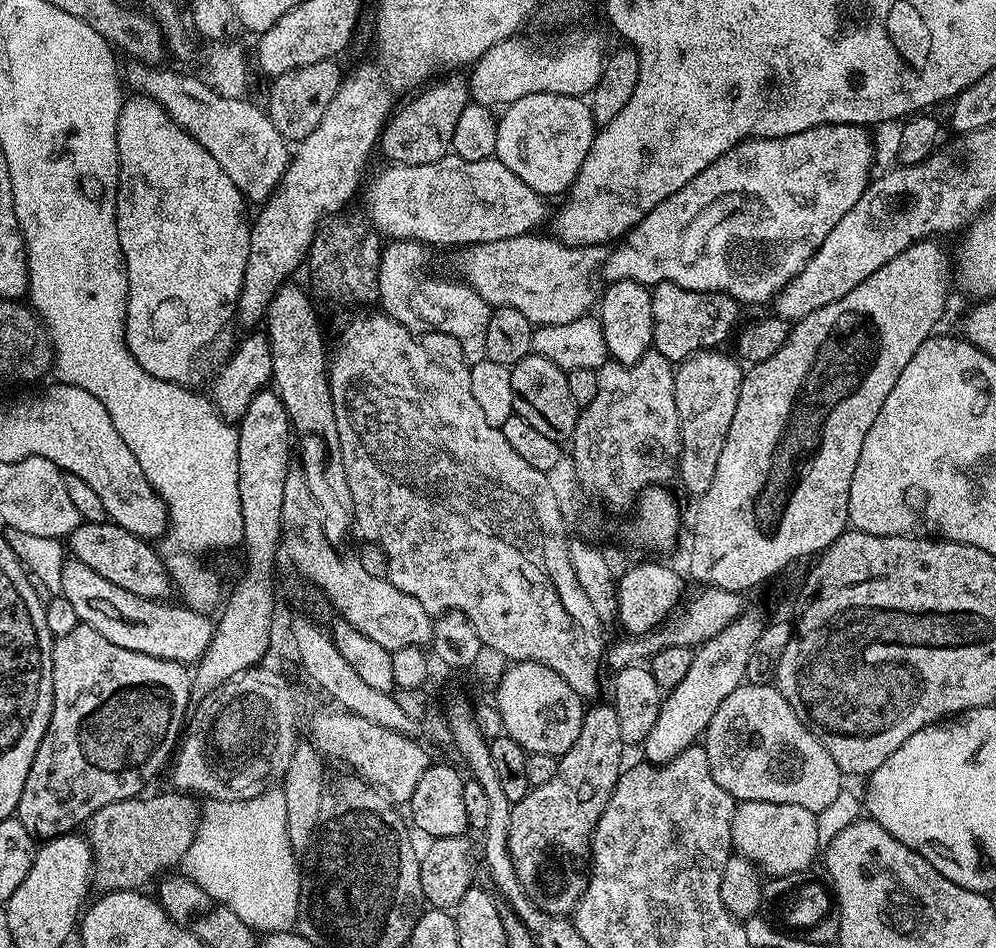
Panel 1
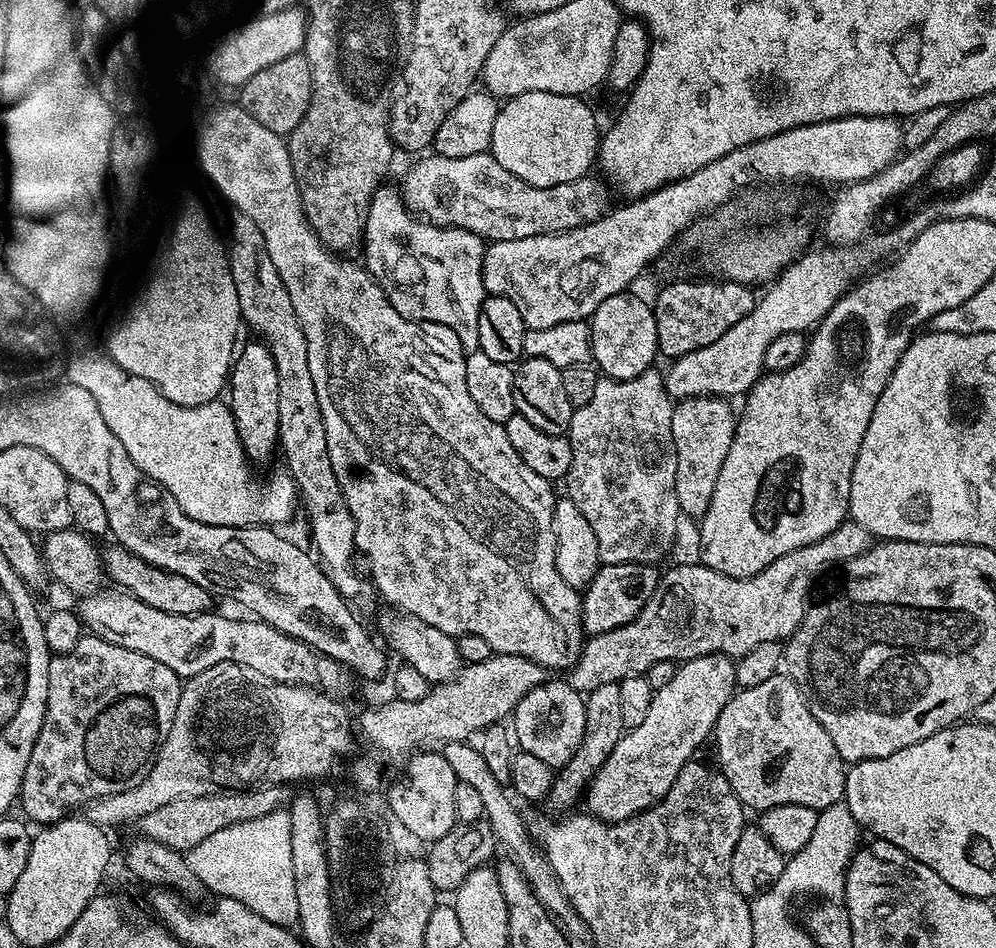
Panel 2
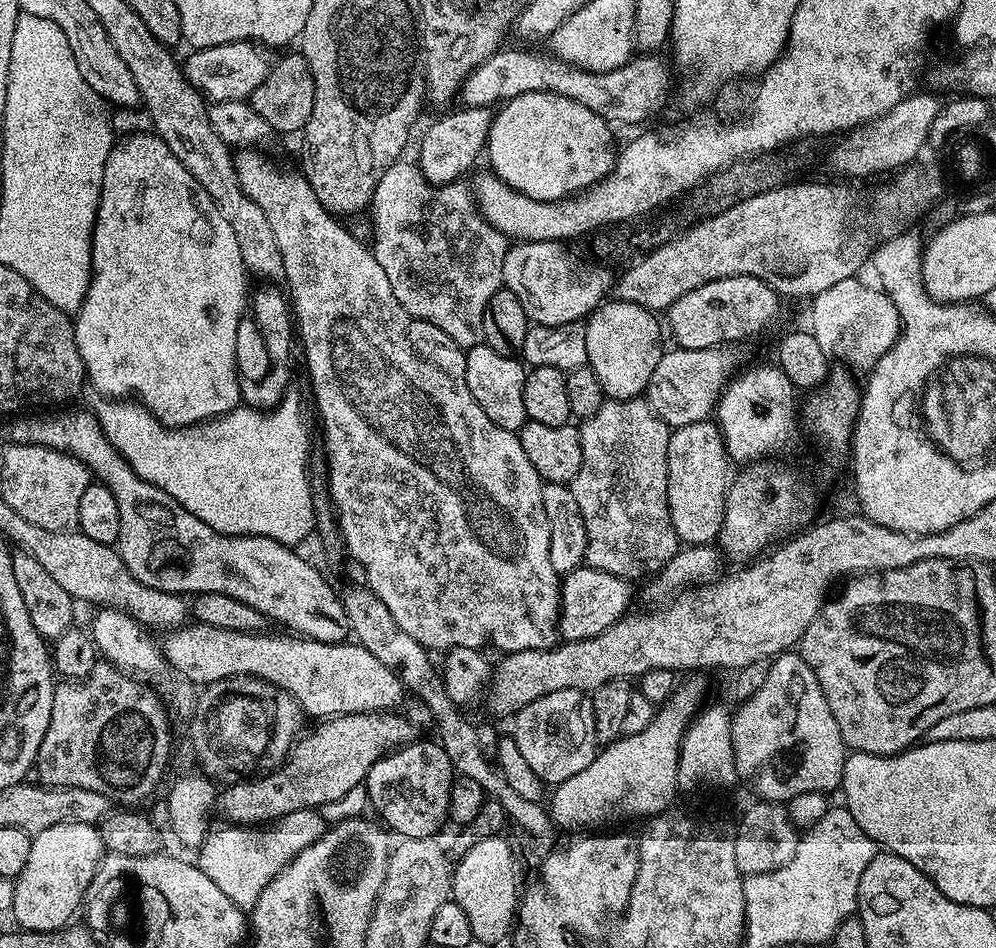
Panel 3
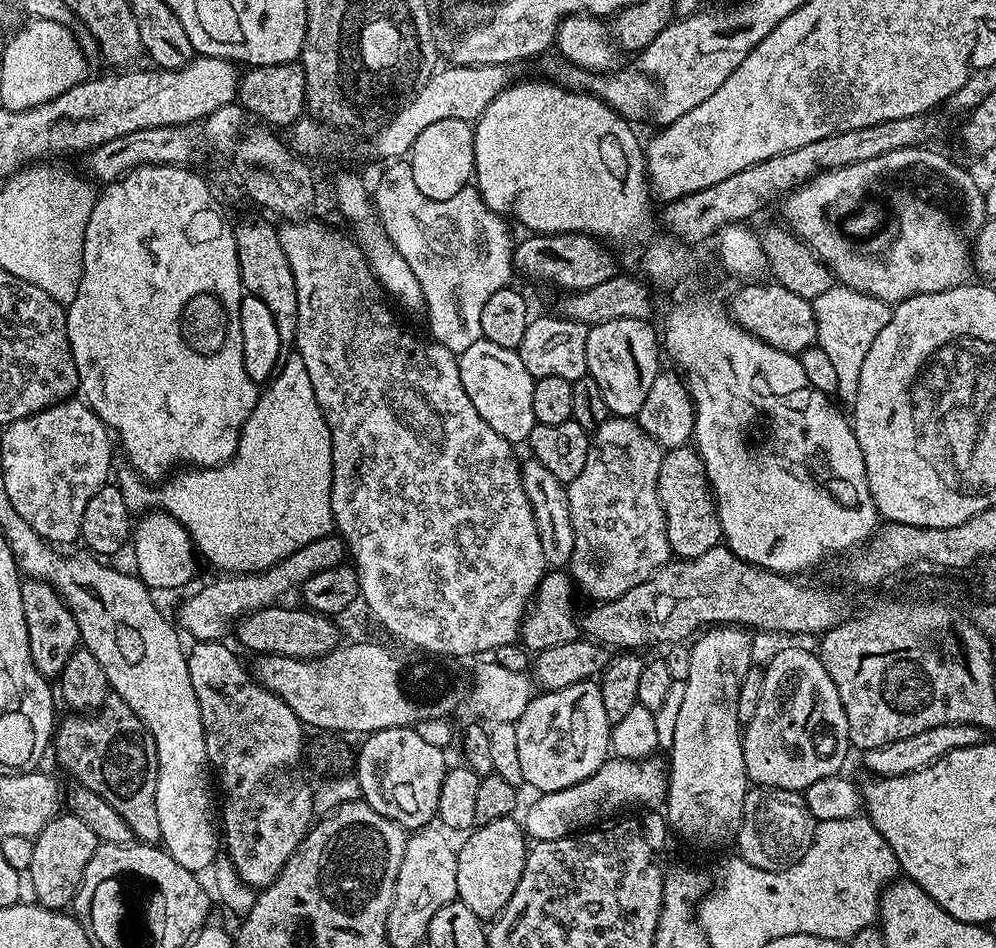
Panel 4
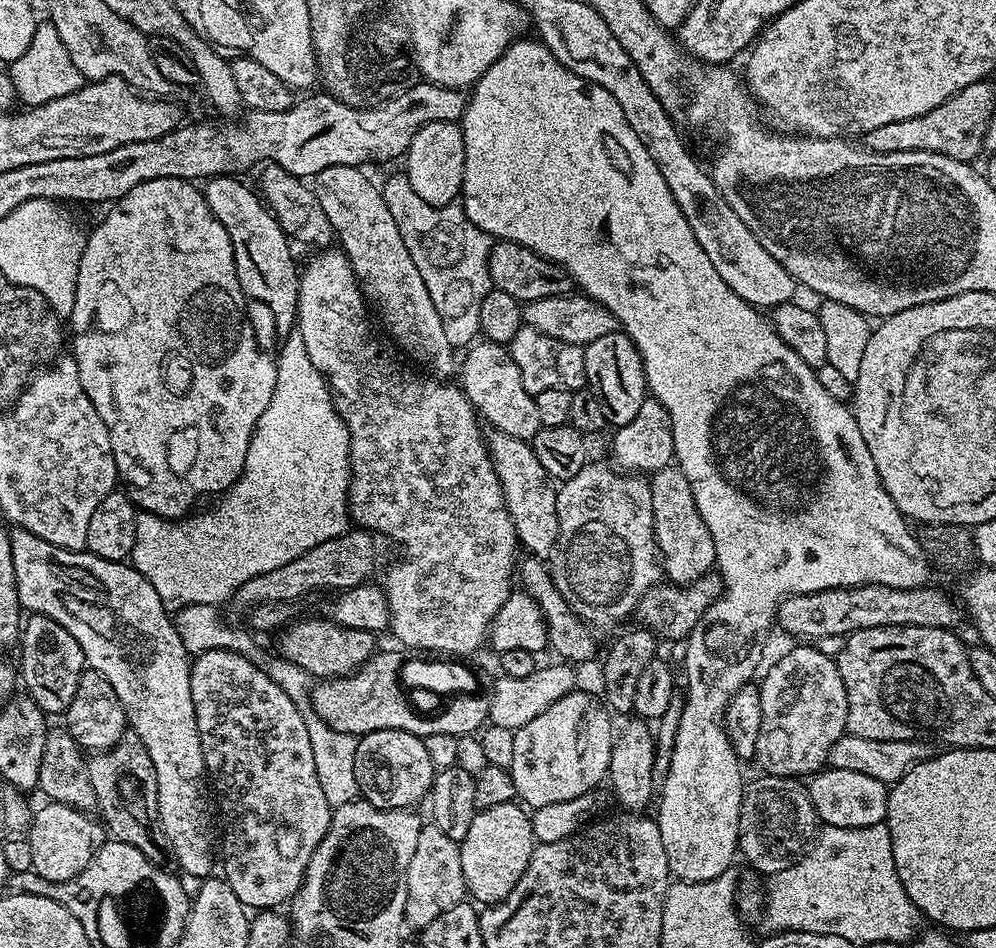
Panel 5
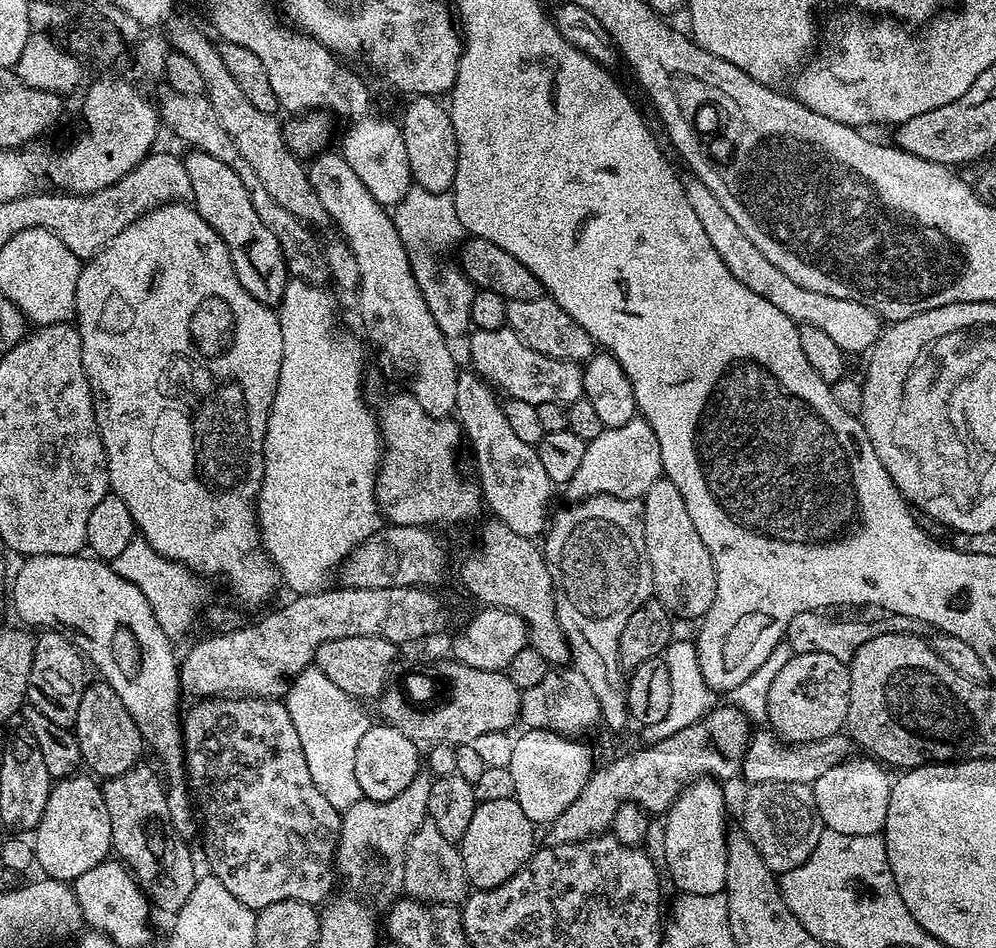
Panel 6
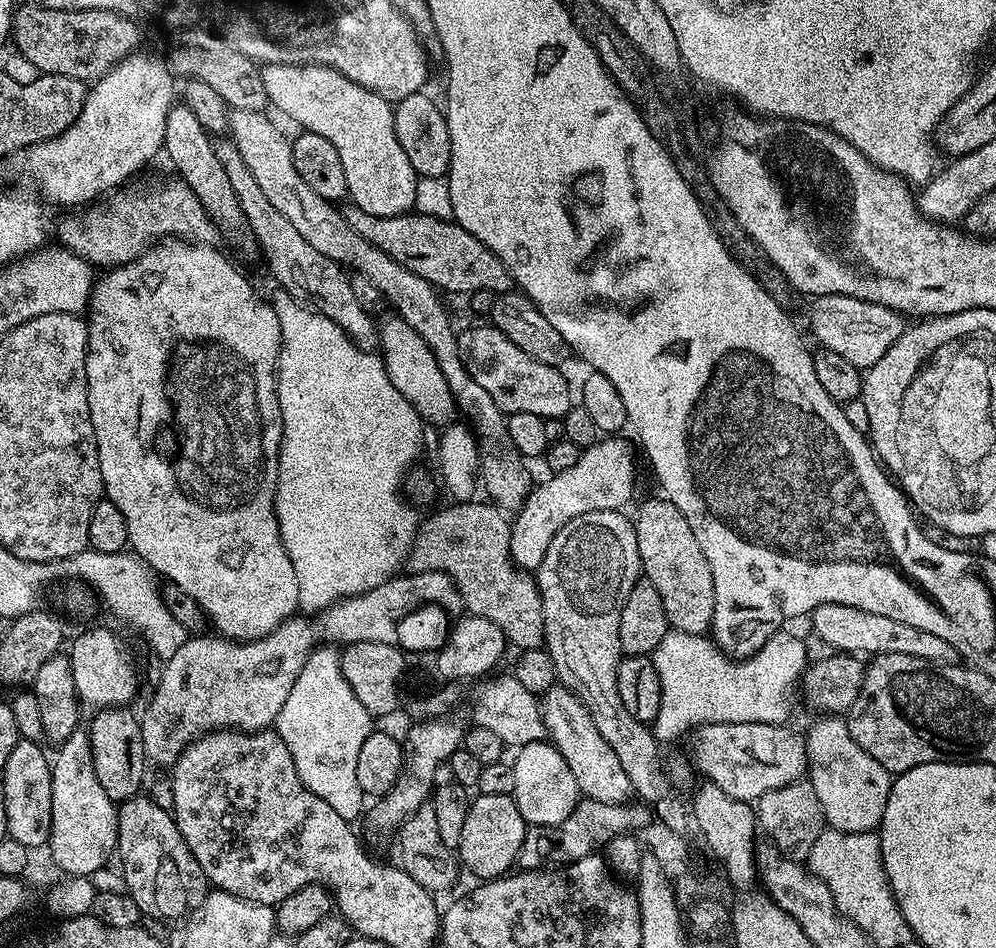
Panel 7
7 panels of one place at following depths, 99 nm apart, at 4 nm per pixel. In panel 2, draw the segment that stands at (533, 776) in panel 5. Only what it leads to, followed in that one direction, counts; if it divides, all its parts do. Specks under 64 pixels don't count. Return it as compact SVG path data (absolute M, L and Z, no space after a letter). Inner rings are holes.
M549 679L539 684L522 702L518 702L514 713L514 740L519 751L534 754L534 758L542 758L553 770L563 768L566 762L578 750L582 742L582 734L586 730L586 710L584 696L573 690L571 684L563 679Z

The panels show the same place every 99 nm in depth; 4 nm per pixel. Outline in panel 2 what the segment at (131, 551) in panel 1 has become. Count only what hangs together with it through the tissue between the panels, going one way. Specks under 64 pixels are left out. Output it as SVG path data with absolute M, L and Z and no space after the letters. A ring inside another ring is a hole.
M113 543L112 548L104 548L104 570L109 581L112 580L117 589L130 592L134 598L146 602L146 606L154 606L154 610L162 610L162 614L175 616L197 616L213 611L214 597L211 592L202 590L190 578L182 578L180 574L163 572L158 566L150 566L138 554L126 550L122 545Z

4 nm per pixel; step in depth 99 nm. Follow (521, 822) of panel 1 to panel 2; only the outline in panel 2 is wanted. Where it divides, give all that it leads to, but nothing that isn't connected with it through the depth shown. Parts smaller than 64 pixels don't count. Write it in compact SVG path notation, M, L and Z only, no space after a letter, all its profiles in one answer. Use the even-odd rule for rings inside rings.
M619 684L598 686L598 690L584 696L586 730L582 734L582 742L578 746L578 750L574 750L570 762L566 762L563 768L555 773L552 788L546 797L546 804L549 804L550 807L568 808L579 796L581 799L585 795L588 783L594 778L594 774L598 774L602 762L606 762L606 758L610 758L610 750L614 750L614 746L618 746L621 736L626 731L622 722L619 689Z

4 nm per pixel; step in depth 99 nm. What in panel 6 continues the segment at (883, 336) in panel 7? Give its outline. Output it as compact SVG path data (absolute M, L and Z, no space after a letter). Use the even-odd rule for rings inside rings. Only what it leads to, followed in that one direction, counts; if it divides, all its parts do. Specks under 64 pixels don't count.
M689 175L687 179L683 181L686 202L690 202L698 222L702 222L702 230L706 230L710 246L718 250L718 258L726 262L726 270L730 270L730 274L734 274L734 278L738 278L742 286L754 290L754 294L766 298L766 302L771 302L773 306L778 306L778 310L782 310L782 314L795 320L797 325L818 326L818 330L830 334L830 339L838 342L838 346L846 354L852 352L864 354L871 349L882 331L882 317L877 312L870 310L870 306L862 306L862 302L846 298L830 298L830 294L818 294L814 290L806 290L806 286L798 286L798 282L786 278L786 274L782 274L782 270L778 270L778 266L774 266L774 262L770 262L770 258L766 258L766 254L762 254L762 250L758 250L758 246L754 246L754 242L750 242L750 238L742 234L738 222L734 222L734 218L726 214L722 202L718 202L718 198L710 194L710 186L703 184L694 175Z

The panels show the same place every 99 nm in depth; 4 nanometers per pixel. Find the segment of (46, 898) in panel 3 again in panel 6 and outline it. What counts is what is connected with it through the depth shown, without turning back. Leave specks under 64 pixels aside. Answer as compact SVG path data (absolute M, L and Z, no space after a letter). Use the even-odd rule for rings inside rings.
M80 775L65 776L53 783L50 794L46 798L46 810L42 810L42 818L34 826L36 864L44 871L41 873L50 880L76 881L80 875L109 859L112 852L110 814L106 811L106 802L101 785L91 775Z

